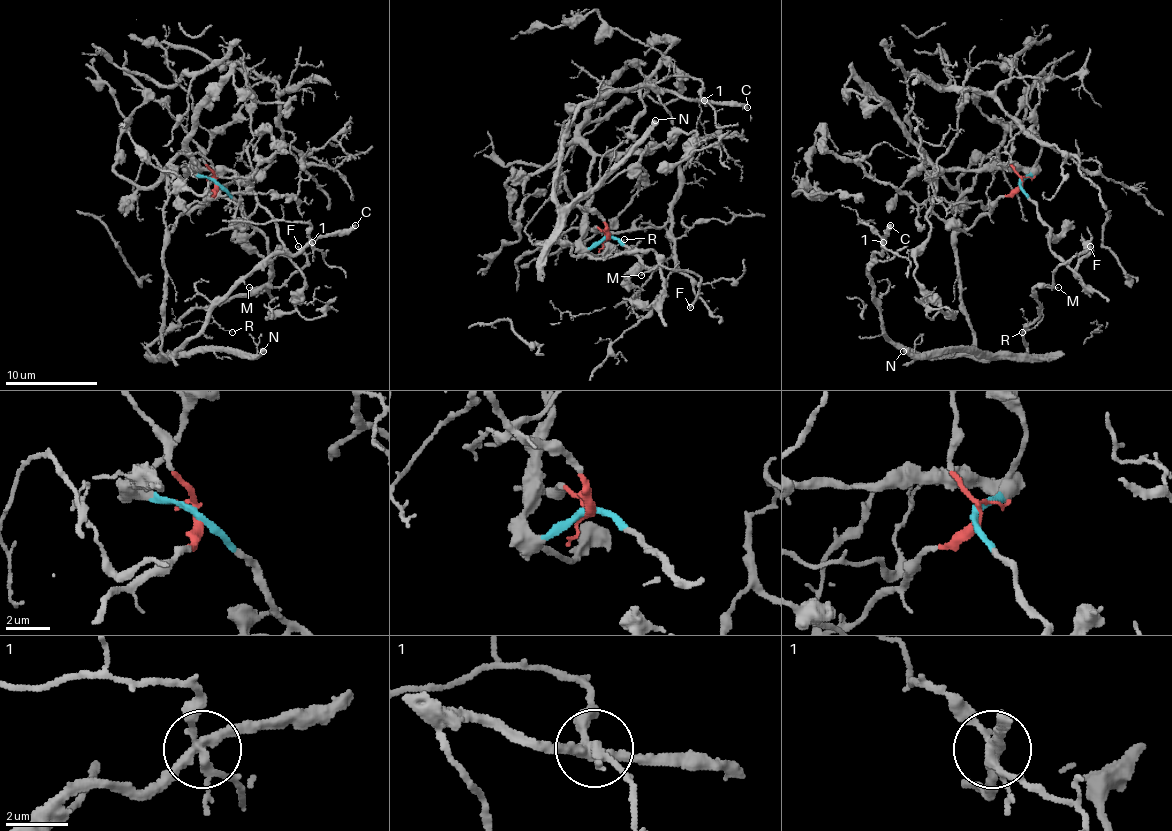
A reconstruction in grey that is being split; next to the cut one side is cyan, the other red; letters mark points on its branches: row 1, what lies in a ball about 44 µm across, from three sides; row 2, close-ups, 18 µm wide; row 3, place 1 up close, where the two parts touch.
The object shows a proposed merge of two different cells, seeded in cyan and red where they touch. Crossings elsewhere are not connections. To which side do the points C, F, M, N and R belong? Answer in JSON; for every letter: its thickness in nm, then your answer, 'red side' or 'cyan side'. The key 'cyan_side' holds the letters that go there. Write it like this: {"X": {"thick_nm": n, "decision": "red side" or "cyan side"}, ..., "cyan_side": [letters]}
{"C": {"thick_nm": 360, "decision": "red side"}, "F": {"thick_nm": 190, "decision": "red side"}, "M": {"thick_nm": 130, "decision": "red side"}, "N": {"thick_nm": 400, "decision": "red side"}, "R": {"thick_nm": 80, "decision": "red side"}, "cyan_side": []}

